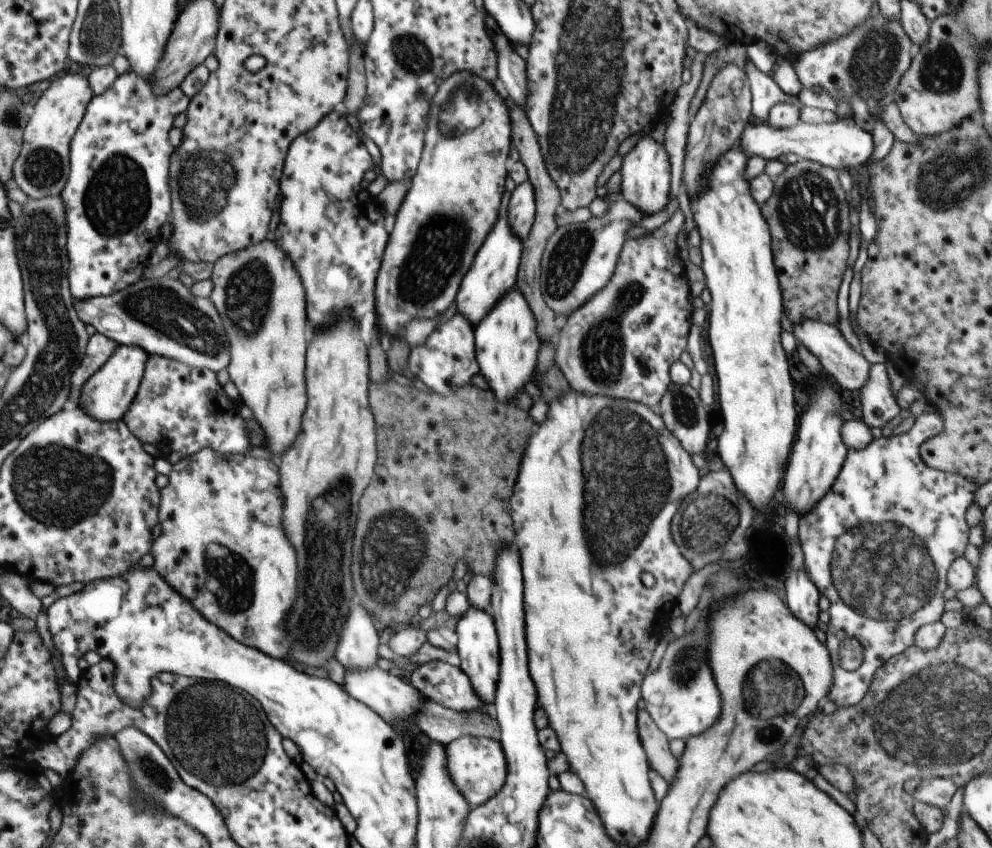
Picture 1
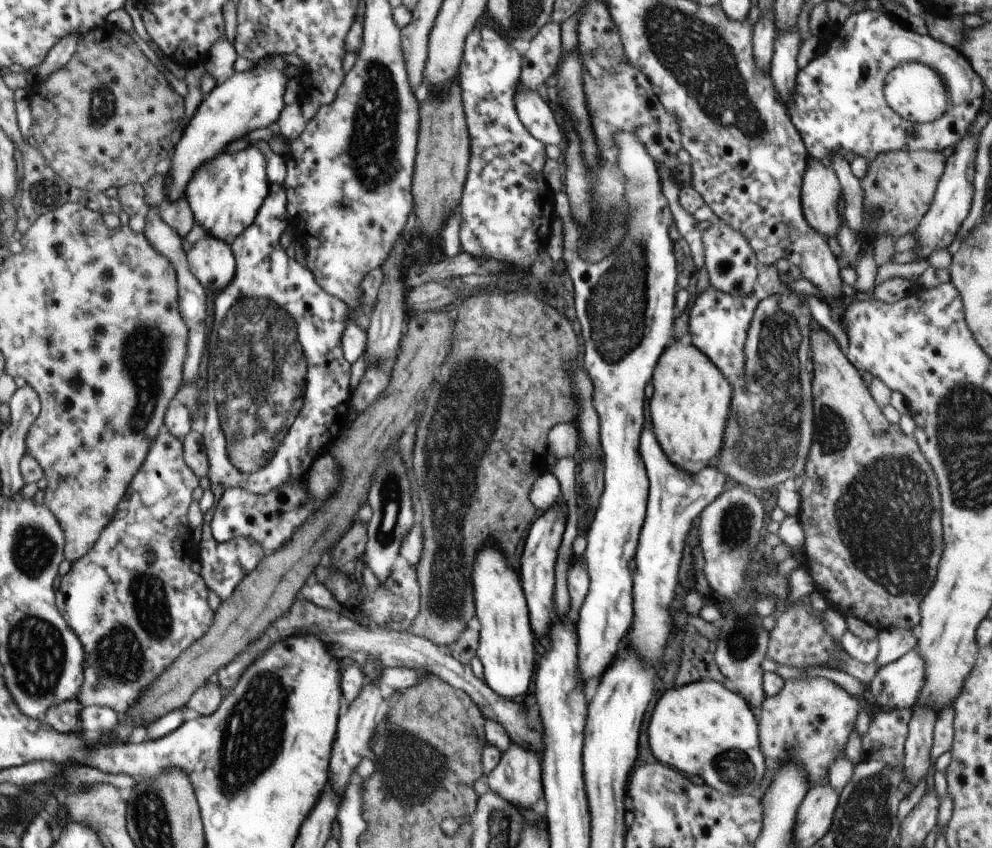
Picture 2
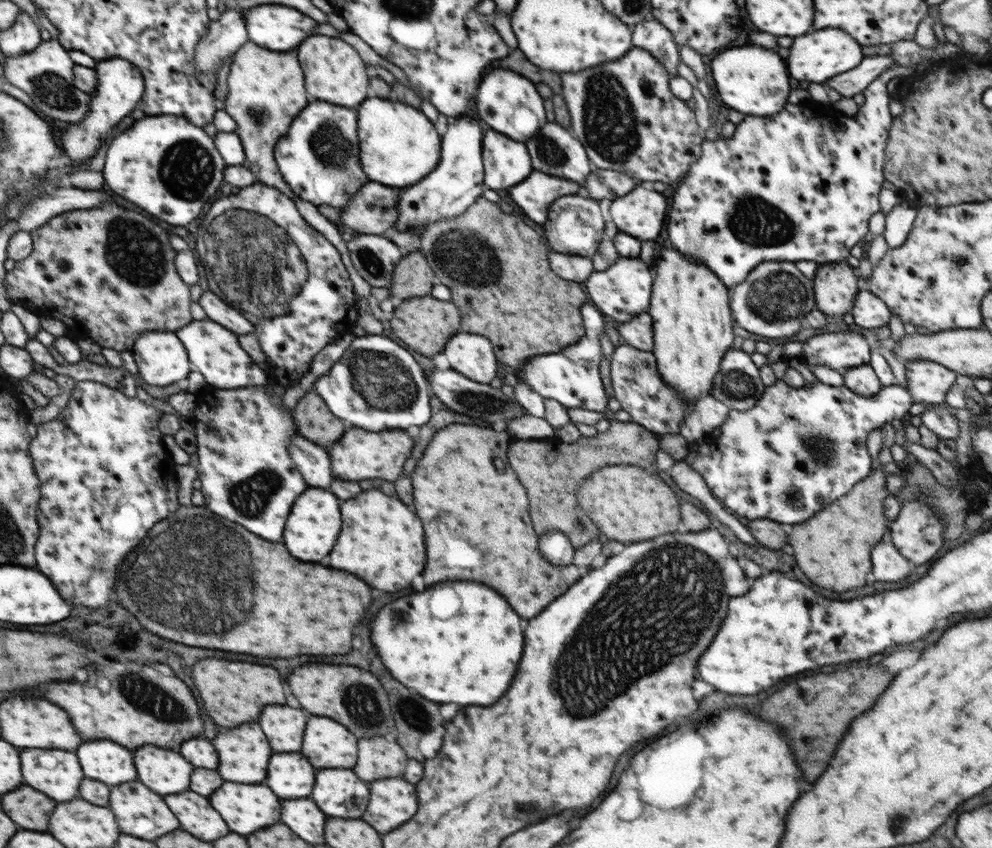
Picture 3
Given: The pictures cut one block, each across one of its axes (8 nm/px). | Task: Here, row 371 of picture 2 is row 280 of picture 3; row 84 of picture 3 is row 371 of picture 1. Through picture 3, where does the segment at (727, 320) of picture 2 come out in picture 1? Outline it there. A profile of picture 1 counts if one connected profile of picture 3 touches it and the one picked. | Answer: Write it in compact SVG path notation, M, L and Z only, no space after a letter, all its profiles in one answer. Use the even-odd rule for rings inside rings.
M871 364L867 378L867 383L860 389L862 419L878 432L898 416L901 408L896 403L897 398L884 364Z

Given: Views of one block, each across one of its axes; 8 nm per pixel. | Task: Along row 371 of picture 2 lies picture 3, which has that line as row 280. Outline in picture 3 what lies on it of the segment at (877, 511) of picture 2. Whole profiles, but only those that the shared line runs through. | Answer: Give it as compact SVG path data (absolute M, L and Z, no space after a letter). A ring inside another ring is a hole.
M846 260L820 264L813 278L817 309L826 316L845 315L852 309L860 287L858 271Z

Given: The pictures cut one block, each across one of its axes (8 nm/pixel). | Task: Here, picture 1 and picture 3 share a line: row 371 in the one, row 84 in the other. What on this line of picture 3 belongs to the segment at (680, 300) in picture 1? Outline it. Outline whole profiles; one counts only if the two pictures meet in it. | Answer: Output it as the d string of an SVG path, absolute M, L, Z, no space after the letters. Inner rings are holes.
M632 47L622 58L586 68L578 74L562 74L562 92L571 116L574 136L586 148L590 162L598 168L617 171L632 179L670 184L680 181L701 156L704 134L696 124L694 111L670 91L670 73L660 61L640 47Z

